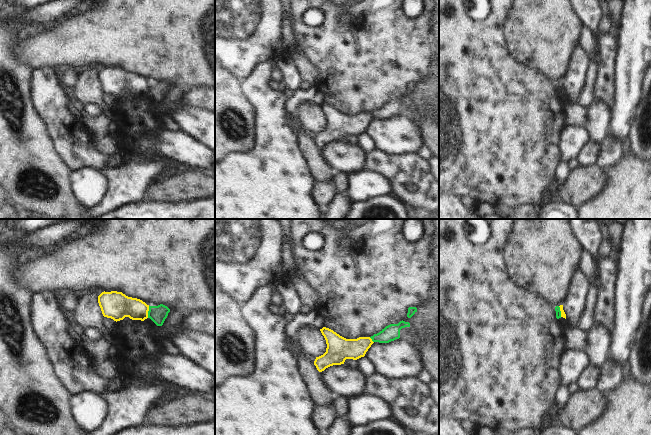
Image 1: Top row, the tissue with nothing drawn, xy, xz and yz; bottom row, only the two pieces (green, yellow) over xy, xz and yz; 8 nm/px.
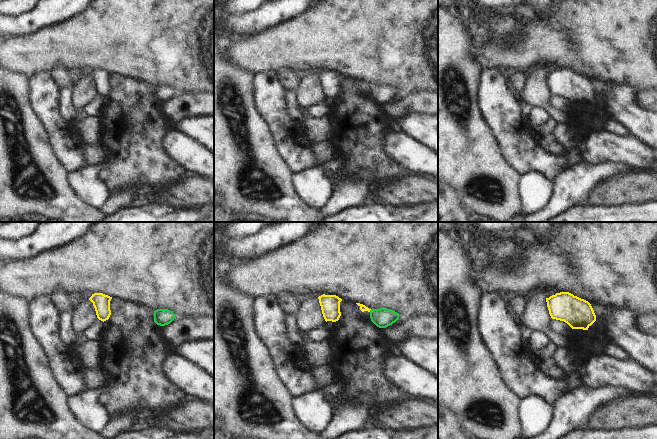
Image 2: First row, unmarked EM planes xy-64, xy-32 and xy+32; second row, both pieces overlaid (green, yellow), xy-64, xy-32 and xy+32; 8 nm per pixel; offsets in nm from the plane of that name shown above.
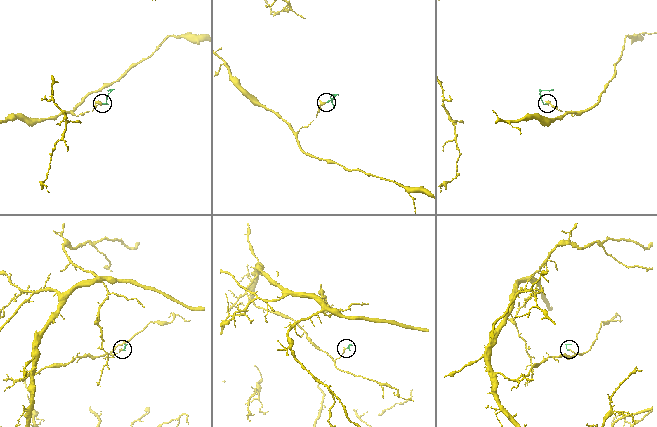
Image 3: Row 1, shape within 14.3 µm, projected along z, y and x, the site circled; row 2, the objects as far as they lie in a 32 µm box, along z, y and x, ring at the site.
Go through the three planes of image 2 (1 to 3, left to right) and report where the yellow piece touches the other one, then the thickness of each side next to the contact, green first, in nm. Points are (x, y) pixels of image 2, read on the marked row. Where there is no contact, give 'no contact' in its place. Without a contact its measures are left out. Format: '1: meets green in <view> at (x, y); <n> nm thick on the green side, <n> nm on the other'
1: no contact
2: meets green in xy-32 at (370, 310); 160 nm thick on the green side, 50 nm on the other
3: no contact

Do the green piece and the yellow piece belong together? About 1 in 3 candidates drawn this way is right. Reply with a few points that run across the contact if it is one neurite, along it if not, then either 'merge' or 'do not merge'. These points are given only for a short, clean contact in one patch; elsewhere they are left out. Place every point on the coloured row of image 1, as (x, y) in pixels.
xy (149, 306), (147, 317) | do not merge

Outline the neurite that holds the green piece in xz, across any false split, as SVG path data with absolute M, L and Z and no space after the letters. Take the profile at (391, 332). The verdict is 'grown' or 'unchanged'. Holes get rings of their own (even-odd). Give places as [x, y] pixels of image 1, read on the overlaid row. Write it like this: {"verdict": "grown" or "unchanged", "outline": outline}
{"verdict": "unchanged", "outline": "M400 321L398 324L390 324L382 329L379 333L374 334L370 338L373 342L389 343L400 338L400 330L405 327L410 327L409 322Z"}

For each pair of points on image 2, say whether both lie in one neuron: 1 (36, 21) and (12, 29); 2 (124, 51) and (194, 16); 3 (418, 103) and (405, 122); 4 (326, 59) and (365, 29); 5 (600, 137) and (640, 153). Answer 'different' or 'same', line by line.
1: same
2: same
3: different
4: same
5: same

